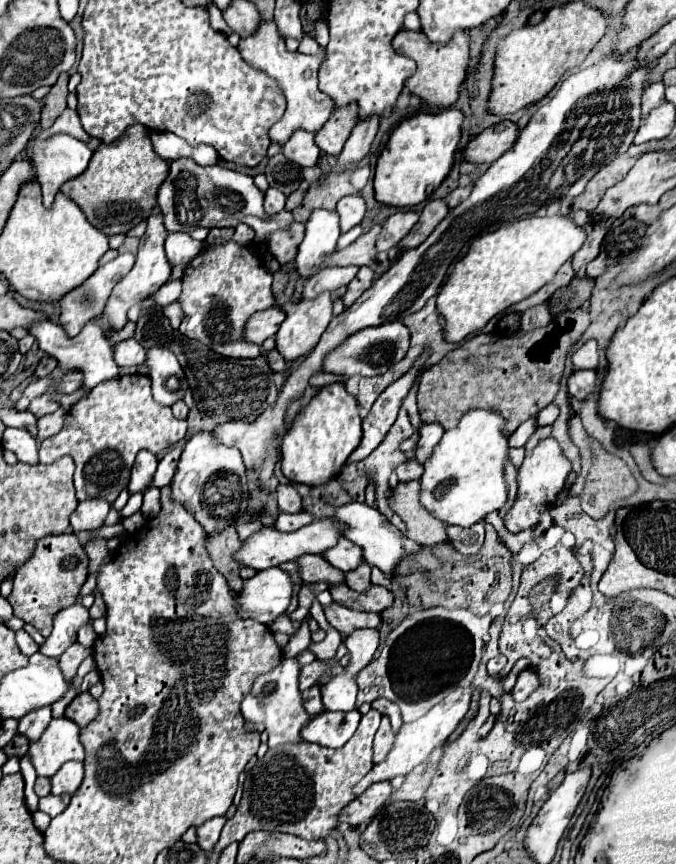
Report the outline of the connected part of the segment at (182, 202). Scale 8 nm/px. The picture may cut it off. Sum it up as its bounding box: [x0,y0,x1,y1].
[158,158,294,244]

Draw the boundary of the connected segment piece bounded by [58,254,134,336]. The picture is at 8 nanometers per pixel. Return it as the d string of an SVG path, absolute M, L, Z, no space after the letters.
M120 254L116 260L100 266L82 286L74 288L60 300L62 318L58 322L66 328L70 336L78 334L86 322L98 318L102 306L106 304L104 300L110 296L110 290L120 278L124 278L130 272L132 266L134 256Z

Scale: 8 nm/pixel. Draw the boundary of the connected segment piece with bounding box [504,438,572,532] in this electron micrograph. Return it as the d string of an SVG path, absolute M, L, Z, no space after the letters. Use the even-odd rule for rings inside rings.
M546 438L534 448L530 456L526 456L524 464L518 470L518 498L510 512L504 518L504 524L510 532L520 532L538 524L540 516L554 506L556 496L562 492L568 474L572 472L572 462L564 456L558 440Z

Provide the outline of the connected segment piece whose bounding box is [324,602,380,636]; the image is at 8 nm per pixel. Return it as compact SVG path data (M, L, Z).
M332 604L324 608L326 618L330 626L334 626L338 632L348 636L356 628L378 628L380 626L380 616L370 614L370 612L360 612L360 610L350 610L342 604Z

